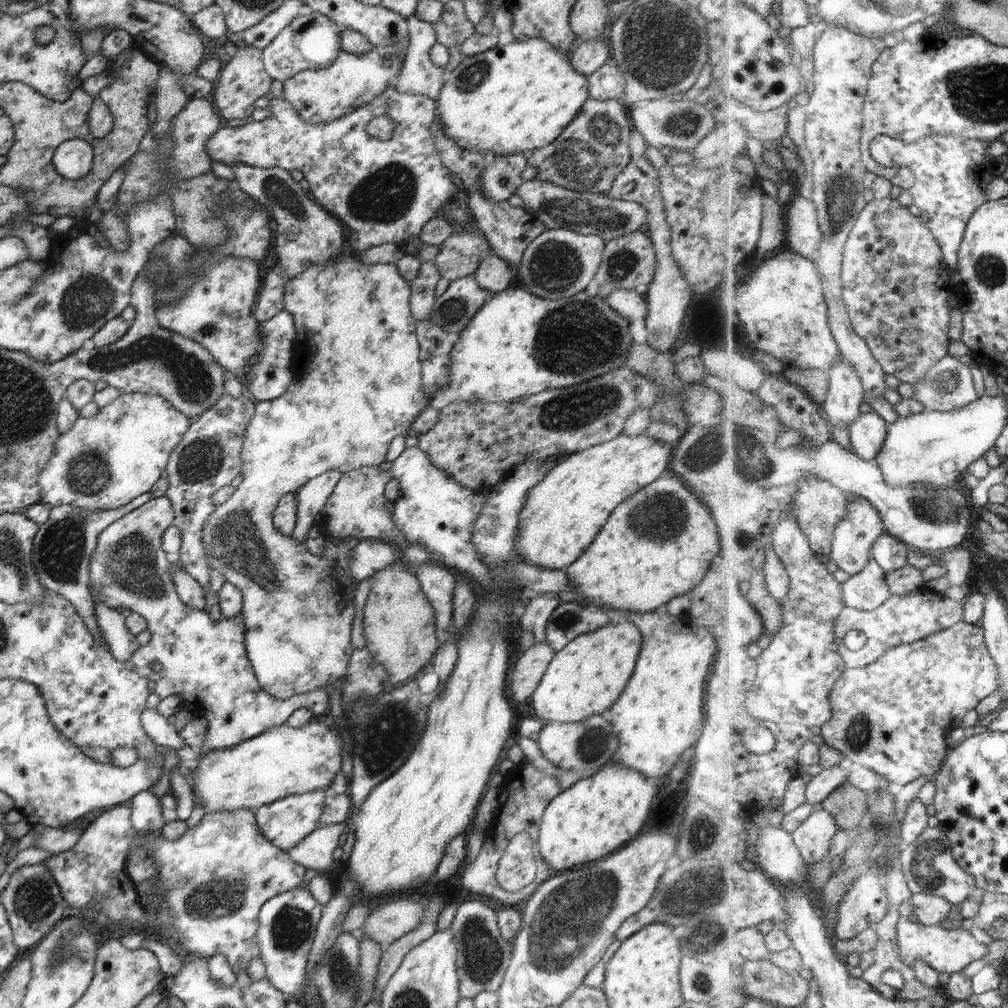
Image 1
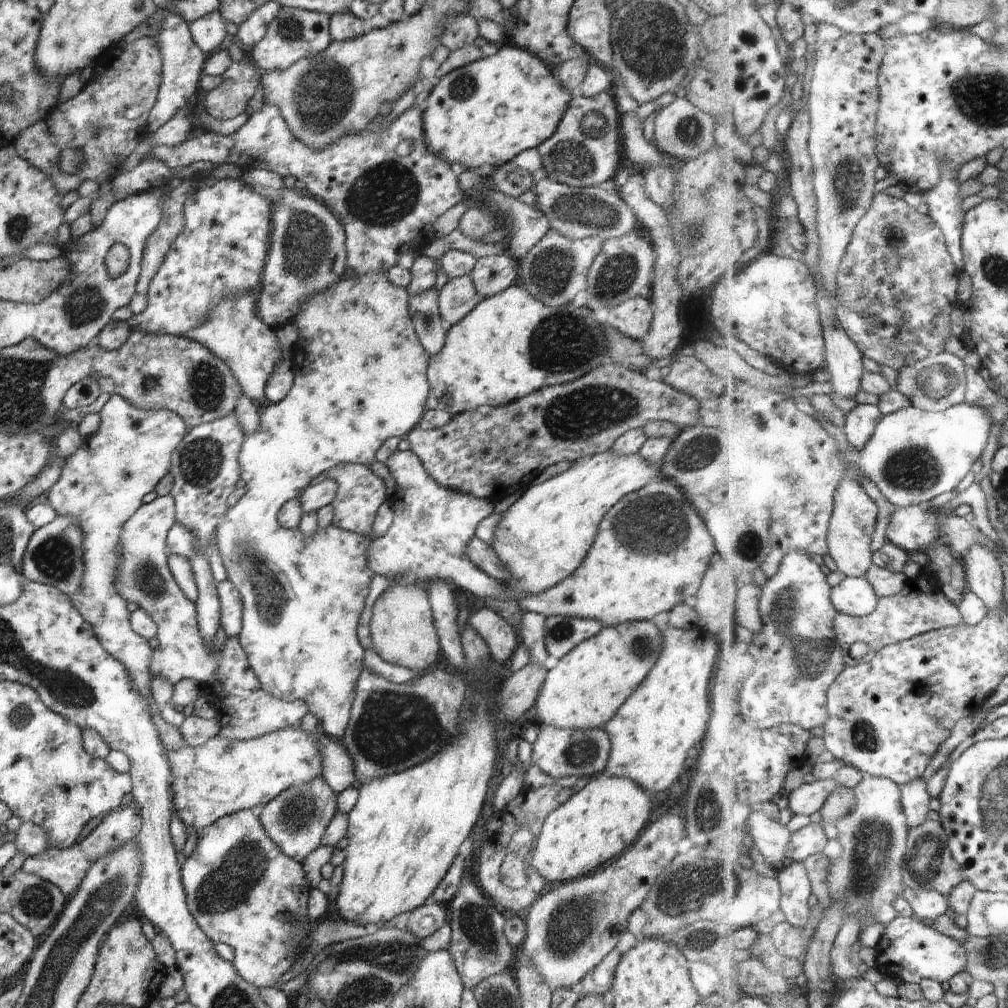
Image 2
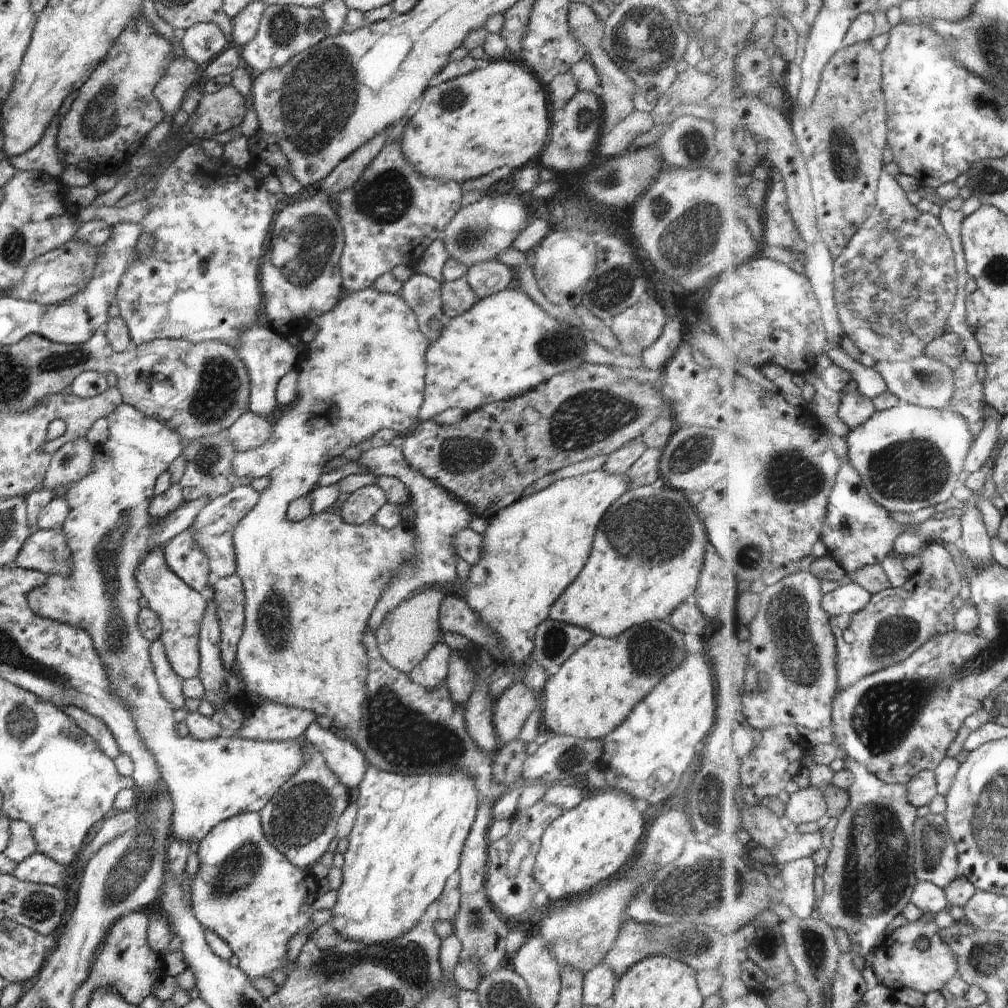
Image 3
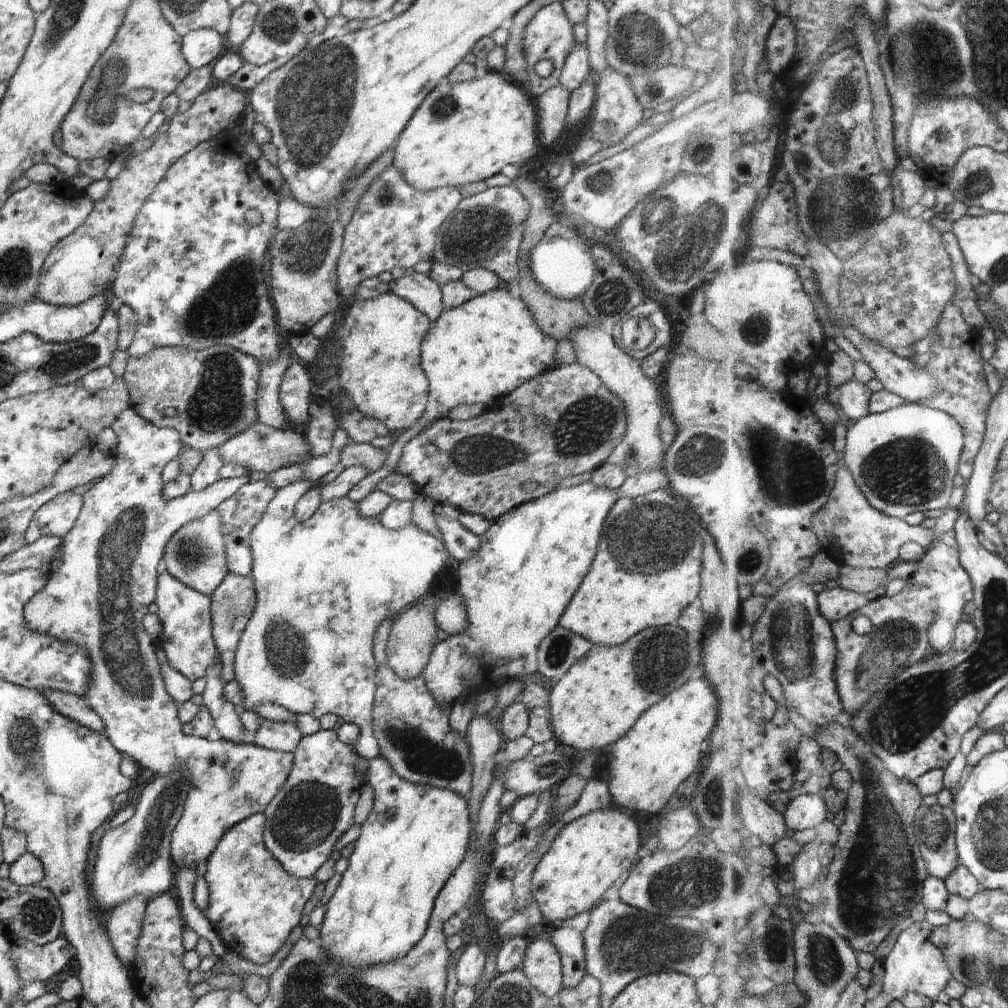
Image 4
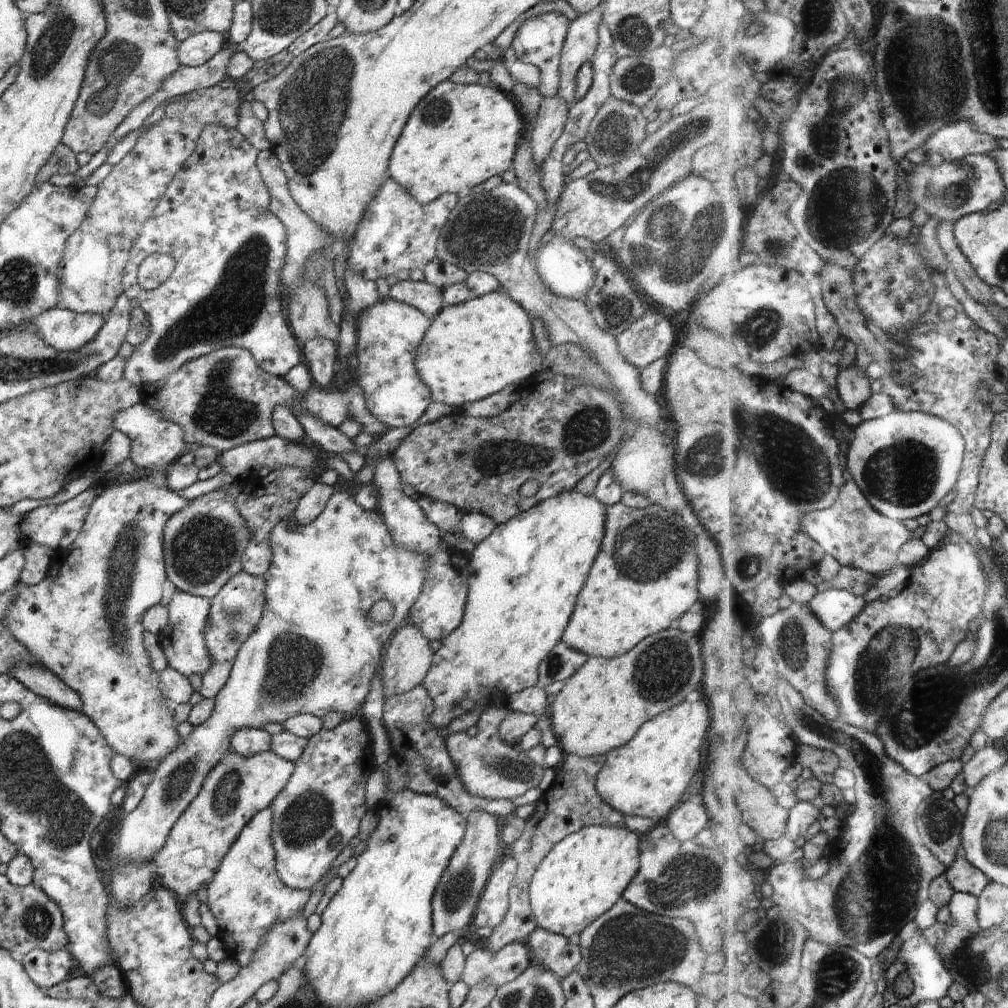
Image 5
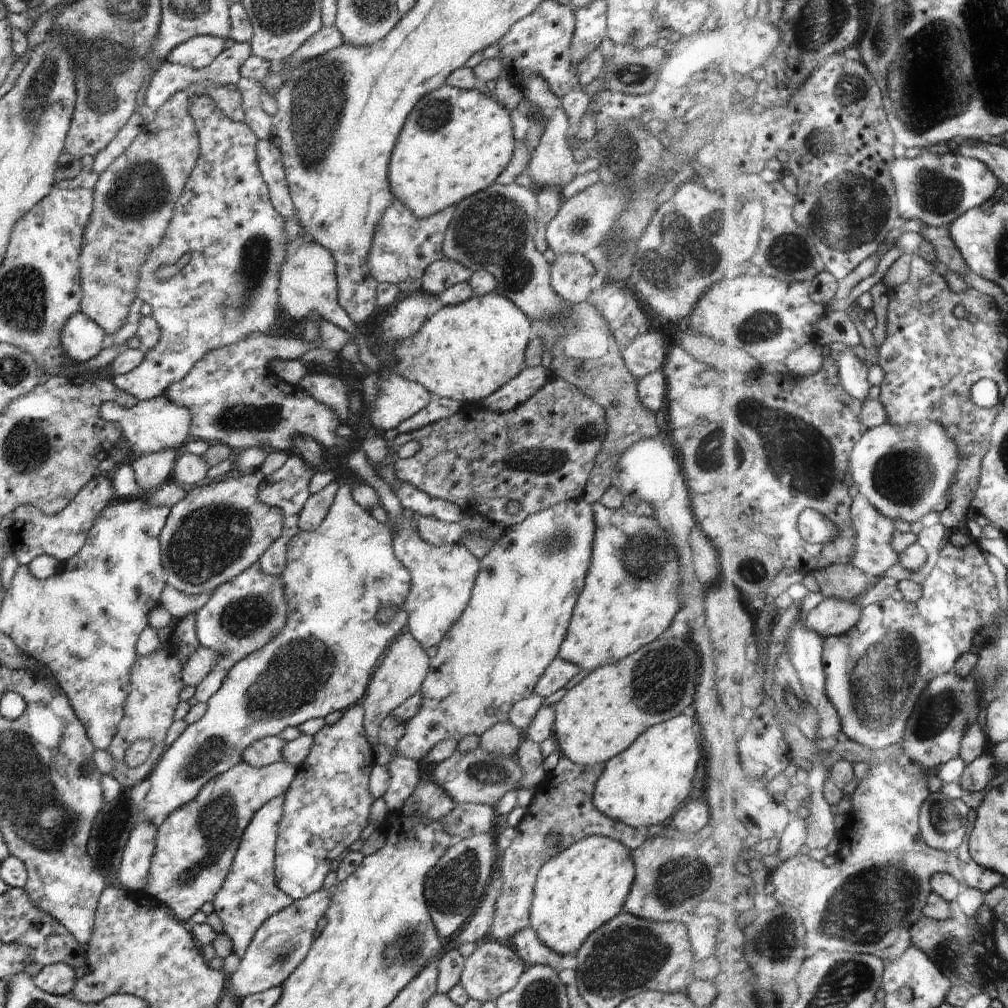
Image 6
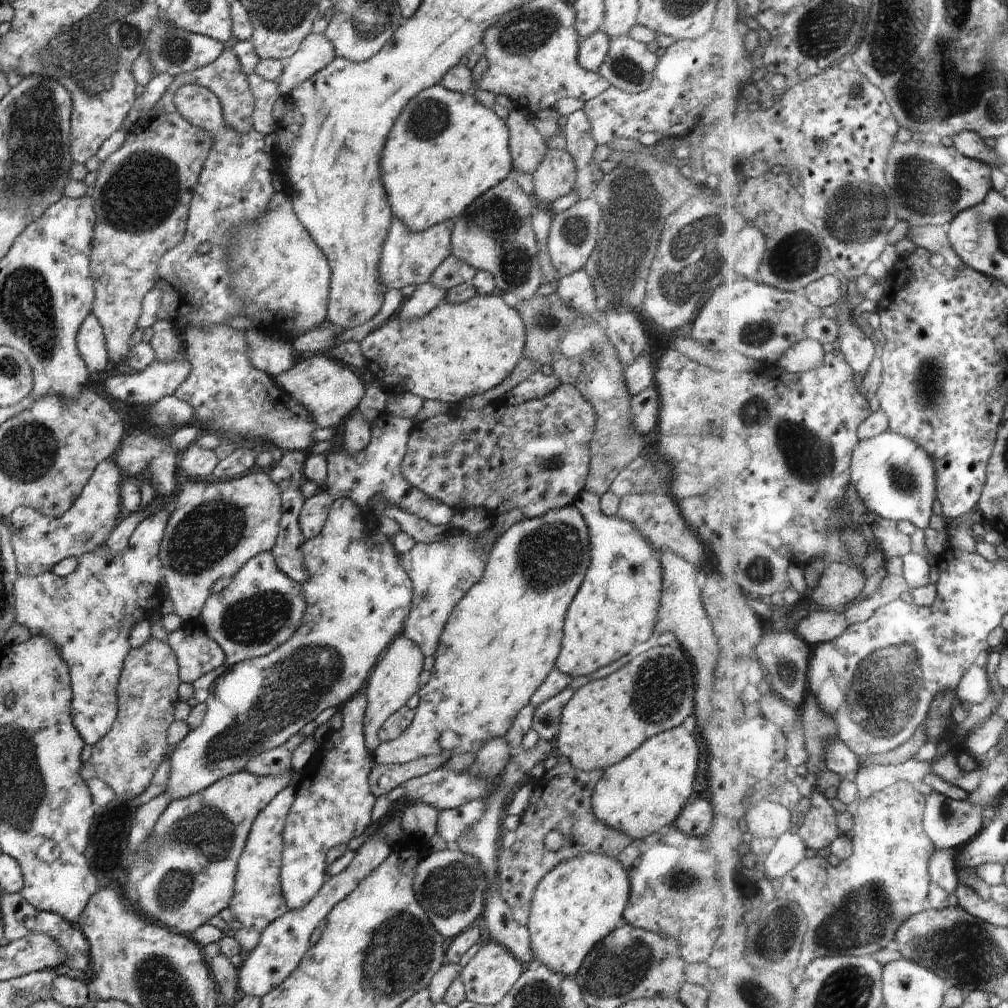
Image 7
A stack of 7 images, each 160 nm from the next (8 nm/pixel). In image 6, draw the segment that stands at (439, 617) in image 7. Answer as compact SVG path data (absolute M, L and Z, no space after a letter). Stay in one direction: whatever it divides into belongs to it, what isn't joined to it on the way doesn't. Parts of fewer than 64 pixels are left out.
M404 510L403 528L394 529L393 549L396 558L408 569L411 576L411 589L402 608L408 613L405 630L426 650L439 645L466 608L481 566L479 559L462 542L436 546L423 541L417 527L413 526L413 520L417 516L417 513Z

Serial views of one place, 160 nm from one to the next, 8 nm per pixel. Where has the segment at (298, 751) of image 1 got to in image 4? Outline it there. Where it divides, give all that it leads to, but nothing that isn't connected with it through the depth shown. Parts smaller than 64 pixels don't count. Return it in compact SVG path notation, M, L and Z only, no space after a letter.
M132 407L118 414L110 429L118 438L111 456L116 460L116 466L82 495L82 510L76 523L62 538L62 564L58 570L47 574L46 586L24 605L24 620L26 628L32 632L52 636L66 644L76 644L88 652L92 676L84 698L102 718L105 735L121 755L156 774L165 775L172 771L191 774L184 812L171 834L170 858L174 867L195 870L200 862L206 863L206 858L214 852L228 828L254 814L264 813L290 776L293 754L269 750L253 743L234 744L223 739L213 742L186 736L179 719L179 703L166 692L155 655L157 644L144 630L143 618L148 613L148 606L156 600L158 562L164 555L168 540L188 522L206 516L224 500L235 496L242 486L250 483L250 478L246 475L219 479L202 491L191 492L186 500L166 501L162 498L162 471L180 455L183 446L180 436L172 428L153 426L138 416Z

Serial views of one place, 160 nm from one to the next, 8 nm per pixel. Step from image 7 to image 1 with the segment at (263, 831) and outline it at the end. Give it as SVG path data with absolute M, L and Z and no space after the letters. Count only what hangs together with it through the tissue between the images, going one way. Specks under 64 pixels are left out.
M238 809L234 813L206 813L193 829L188 829L176 842L167 841L162 834L150 834L148 837L140 834L132 845L142 845L157 864L157 895L165 898L165 903L173 914L173 924L157 931L161 941L167 944L170 939L174 939L187 951L207 959L220 953L238 971L246 971L252 960L261 958L257 932L262 906L274 896L300 886L307 871L259 831L253 811L246 809Z

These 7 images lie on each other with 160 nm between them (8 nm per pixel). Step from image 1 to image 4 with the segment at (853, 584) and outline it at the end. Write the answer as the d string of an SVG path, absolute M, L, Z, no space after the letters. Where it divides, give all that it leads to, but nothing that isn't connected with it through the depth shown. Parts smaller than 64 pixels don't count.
M844 588L826 589L826 594L820 596L822 612L832 622L834 620L842 620L842 618L846 618L850 614L857 613L860 608L866 606L870 601L870 598L865 596L864 593L848 589L844 590Z

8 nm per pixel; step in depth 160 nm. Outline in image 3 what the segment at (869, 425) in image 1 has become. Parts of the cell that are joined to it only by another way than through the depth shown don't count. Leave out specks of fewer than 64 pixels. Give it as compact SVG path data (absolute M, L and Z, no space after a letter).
M857 389L845 394L839 417L851 430L856 430L862 424L866 424L868 420L872 420L877 412L874 400L864 396Z

